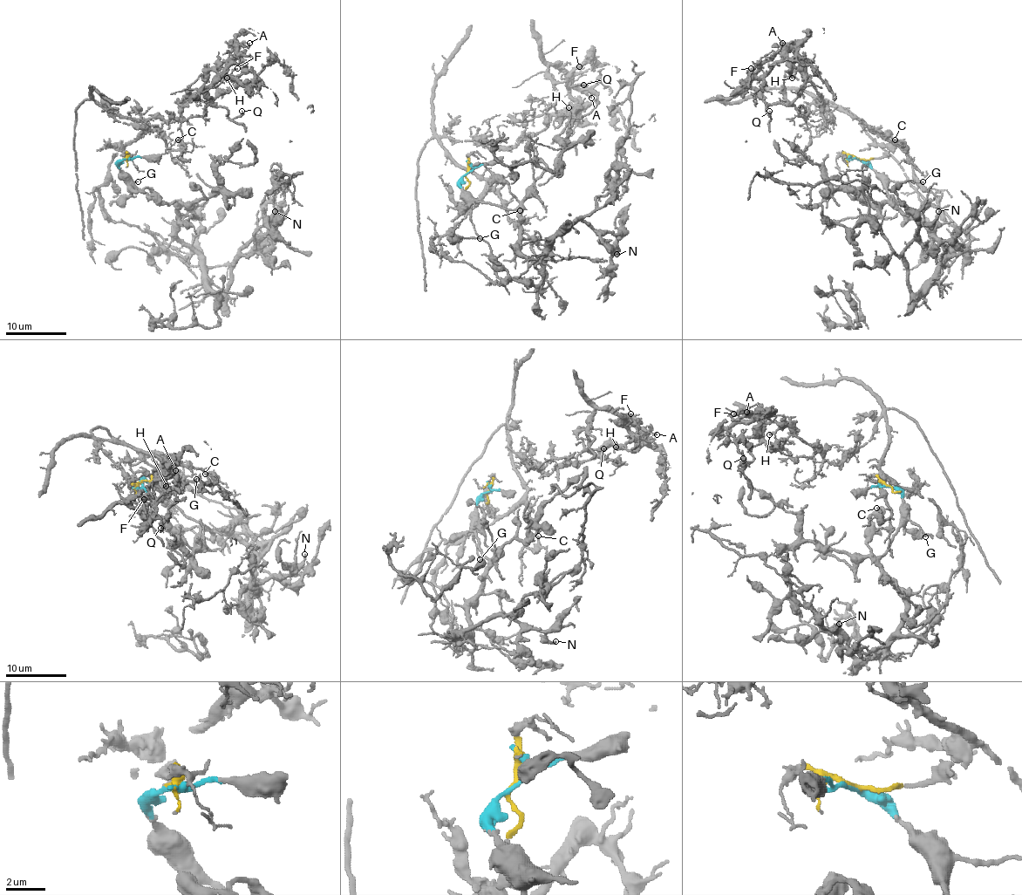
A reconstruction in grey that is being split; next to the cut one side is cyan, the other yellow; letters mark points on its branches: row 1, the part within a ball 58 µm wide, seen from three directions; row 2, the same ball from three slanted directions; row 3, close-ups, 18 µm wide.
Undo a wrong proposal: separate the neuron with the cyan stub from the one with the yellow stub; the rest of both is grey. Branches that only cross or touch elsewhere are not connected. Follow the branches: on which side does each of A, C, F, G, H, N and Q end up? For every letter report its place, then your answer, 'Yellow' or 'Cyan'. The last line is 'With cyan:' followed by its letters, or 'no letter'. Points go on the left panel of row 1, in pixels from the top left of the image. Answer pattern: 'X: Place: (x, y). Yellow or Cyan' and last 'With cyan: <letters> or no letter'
A: Place: (249, 43). Yellow
C: Place: (178, 140). Yellow
F: Place: (237, 68). Yellow
G: Place: (138, 181). Cyan
H: Place: (227, 78). Yellow
N: Place: (275, 211). Cyan
Q: Place: (241, 111). Yellow
With cyan: G, N

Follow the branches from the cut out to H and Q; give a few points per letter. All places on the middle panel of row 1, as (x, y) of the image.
H: (466, 174), (468, 209), (487, 182), (462, 167), (443, 137), (515, 146), (568, 106)
Q: (466, 174), (468, 209), (487, 182), (443, 137), (515, 146), (575, 99), (550, 65), (560, 82), (583, 85)

